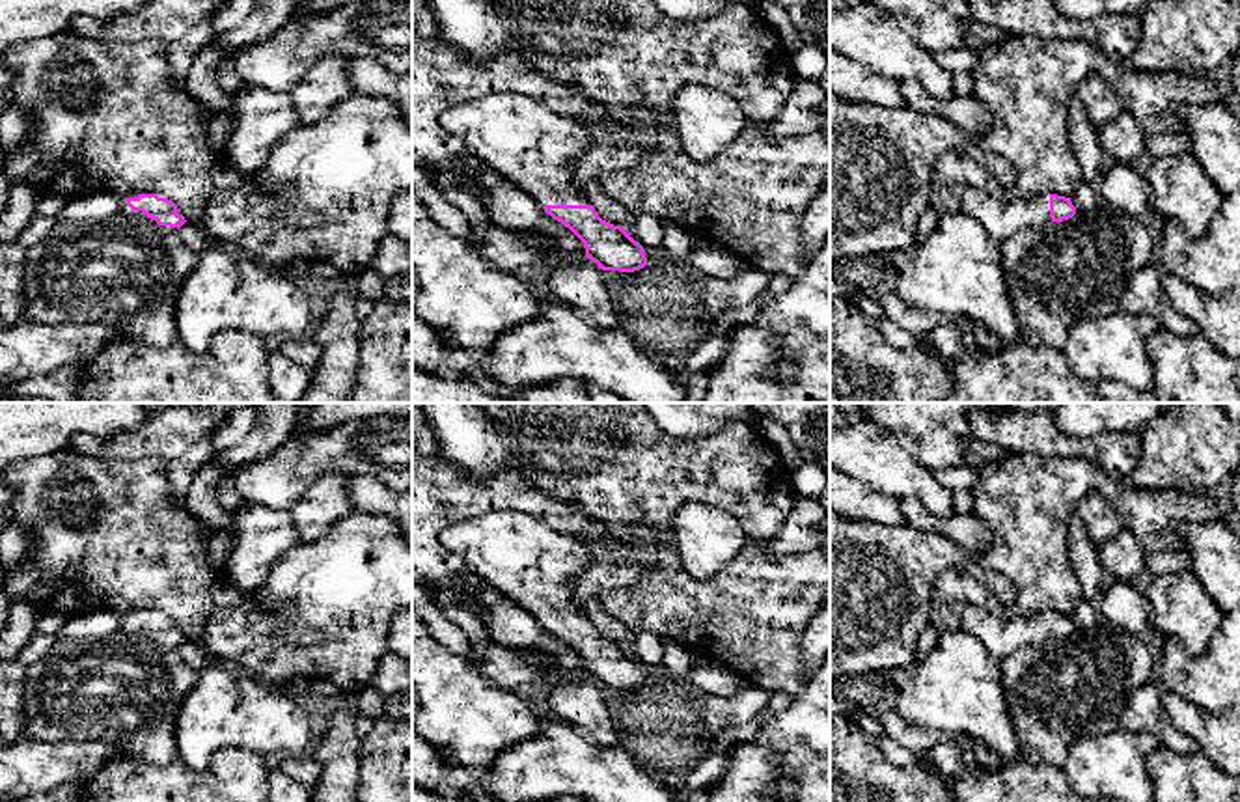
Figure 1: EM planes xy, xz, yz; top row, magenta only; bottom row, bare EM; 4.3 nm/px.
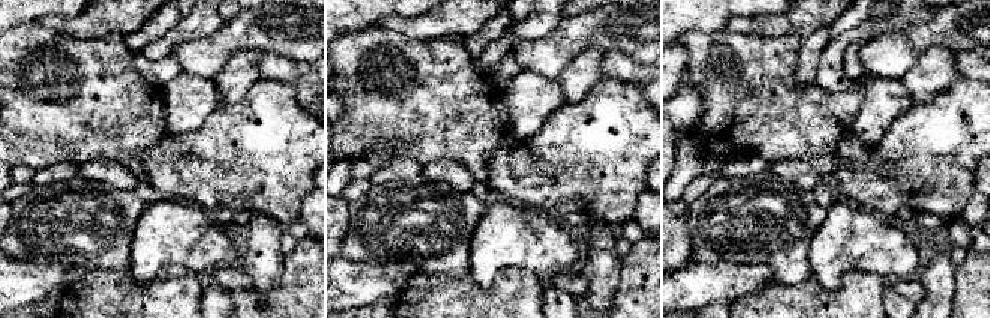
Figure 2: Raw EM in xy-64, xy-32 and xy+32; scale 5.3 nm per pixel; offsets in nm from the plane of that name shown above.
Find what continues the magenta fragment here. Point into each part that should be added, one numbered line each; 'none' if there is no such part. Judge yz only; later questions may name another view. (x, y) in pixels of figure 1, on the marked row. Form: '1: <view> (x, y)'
1: yz (1000, 219)

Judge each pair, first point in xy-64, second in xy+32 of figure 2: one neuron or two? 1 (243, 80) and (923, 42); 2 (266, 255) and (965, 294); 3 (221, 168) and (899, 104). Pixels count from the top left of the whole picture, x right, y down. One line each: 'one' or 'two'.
1: two
2: two
3: two

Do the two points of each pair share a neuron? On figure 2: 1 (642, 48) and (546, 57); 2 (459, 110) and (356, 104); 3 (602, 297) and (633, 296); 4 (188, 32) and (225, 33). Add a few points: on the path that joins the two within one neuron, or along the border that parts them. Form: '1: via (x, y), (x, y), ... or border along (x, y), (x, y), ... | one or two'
1: via (618, 41), (570, 39) | one
2: via (434, 104), (381, 104) | one
3: border along (621, 263), (618, 285), (611, 302) | two
4: border along (224, 20), (210, 35), (179, 44) | two

